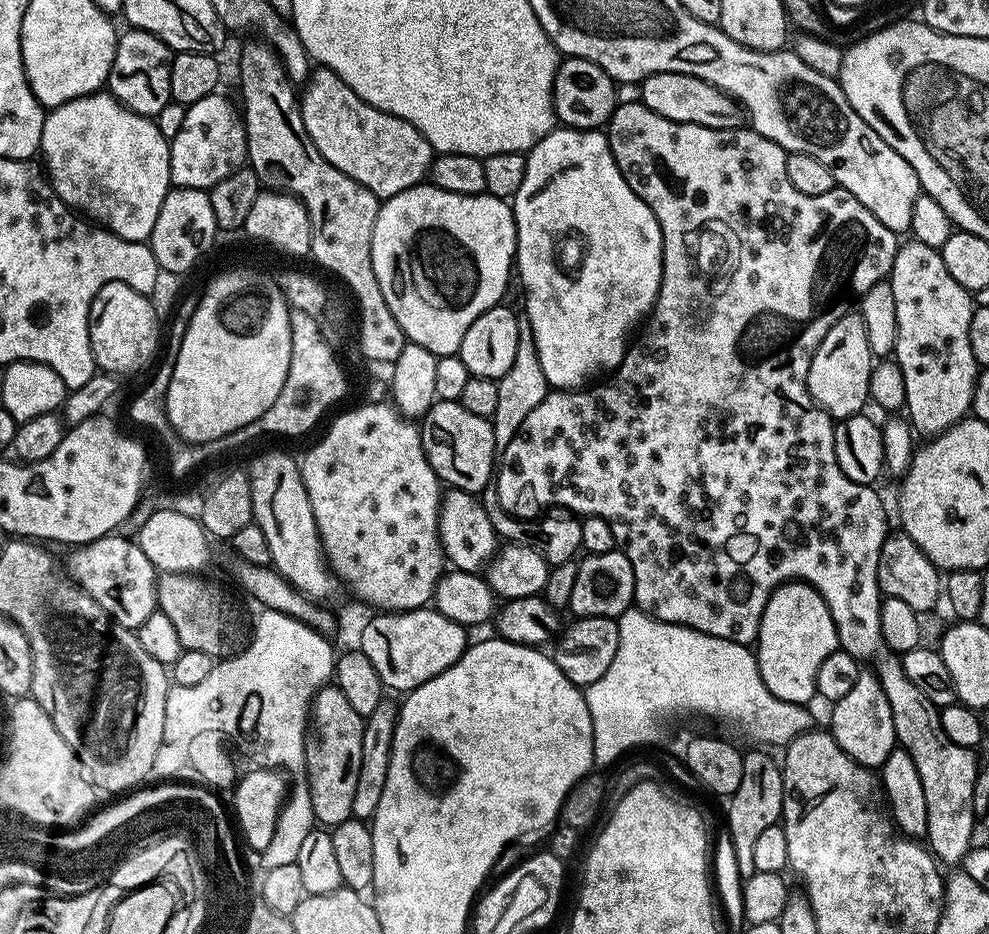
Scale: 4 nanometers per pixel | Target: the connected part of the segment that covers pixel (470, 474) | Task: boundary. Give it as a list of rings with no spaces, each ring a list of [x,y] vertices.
[[[437,400],[432,409],[419,421],[418,427],[426,458],[436,472],[436,477],[448,488],[480,494],[493,483],[494,469],[498,464],[498,441],[494,438],[489,417],[470,414],[470,410],[466,410],[466,406],[462,406],[459,400]]]

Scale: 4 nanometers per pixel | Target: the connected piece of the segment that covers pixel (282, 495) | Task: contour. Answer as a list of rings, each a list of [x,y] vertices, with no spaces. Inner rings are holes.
[[[264,452],[252,468],[247,469],[252,498],[252,519],[266,534],[270,545],[271,567],[287,578],[309,600],[328,602],[338,589],[335,572],[328,566],[324,545],[320,543],[320,531],[302,482],[297,457],[284,452]]]

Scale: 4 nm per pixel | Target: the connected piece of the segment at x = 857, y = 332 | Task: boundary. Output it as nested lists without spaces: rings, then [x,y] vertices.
[[[849,310],[830,330],[818,346],[808,371],[808,392],[812,400],[833,421],[839,422],[865,411],[864,403],[870,400],[870,382],[874,357],[870,341],[866,338],[866,322],[862,322],[859,311]]]

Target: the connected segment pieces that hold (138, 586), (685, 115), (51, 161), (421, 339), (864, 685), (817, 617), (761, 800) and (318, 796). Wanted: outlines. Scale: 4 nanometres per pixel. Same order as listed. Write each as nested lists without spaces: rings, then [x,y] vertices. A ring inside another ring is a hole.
[[[109,534],[89,544],[82,544],[71,549],[66,559],[66,572],[83,588],[102,610],[106,610],[112,619],[123,628],[140,628],[150,614],[157,611],[156,582],[158,570],[142,554],[135,539],[127,540],[121,534]]]
[[[659,72],[650,74],[639,81],[640,103],[645,104],[654,114],[670,118],[674,122],[706,126],[708,129],[736,128],[742,122],[742,109],[739,103],[726,93],[717,90],[712,83],[703,82],[690,74]]]
[[[101,90],[45,115],[40,152],[52,189],[64,204],[123,240],[144,242],[151,237],[158,210],[173,187],[169,143],[153,117],[130,110]]]
[[[431,182],[418,184],[416,187],[406,190],[402,194],[392,196],[383,201],[376,211],[374,222],[374,234],[372,235],[372,265],[374,266],[374,278],[378,278],[378,286],[382,290],[382,298],[386,298],[386,306],[390,306],[390,314],[398,318],[398,326],[402,326],[405,341],[426,346],[437,358],[442,356],[455,356],[462,346],[462,338],[466,338],[466,330],[486,310],[497,307],[505,299],[505,292],[510,283],[510,277],[514,272],[516,258],[516,219],[512,213],[509,201],[492,196],[489,192],[481,192],[479,196],[474,194],[454,194],[450,190],[442,190]]]
[[[862,670],[858,674],[858,682],[854,682],[851,690],[847,694],[842,694],[842,698],[835,701],[831,708],[830,731],[842,751],[864,768],[873,770],[883,768],[886,758],[890,758],[890,754],[898,745],[894,730],[894,714],[890,714],[890,702],[886,702],[880,677],[875,671]]]
[[[789,582],[772,591],[762,614],[760,635],[754,641],[762,682],[766,682],[770,694],[782,702],[807,705],[808,699],[817,695],[818,666],[837,648],[834,618],[830,618],[830,610],[818,590],[803,582]]]
[[[771,751],[744,752],[742,783],[727,801],[728,832],[732,835],[732,852],[736,855],[736,868],[741,877],[747,878],[757,872],[754,866],[754,846],[758,838],[769,826],[774,826],[781,819],[784,810],[784,773],[781,765],[771,756]]]
[[[324,686],[317,692],[320,693],[316,701],[310,704],[310,723],[302,741],[304,771],[317,821],[324,826],[335,826],[353,819],[354,789],[358,787],[358,769],[362,767],[362,734],[366,720],[350,706],[340,688]]]

